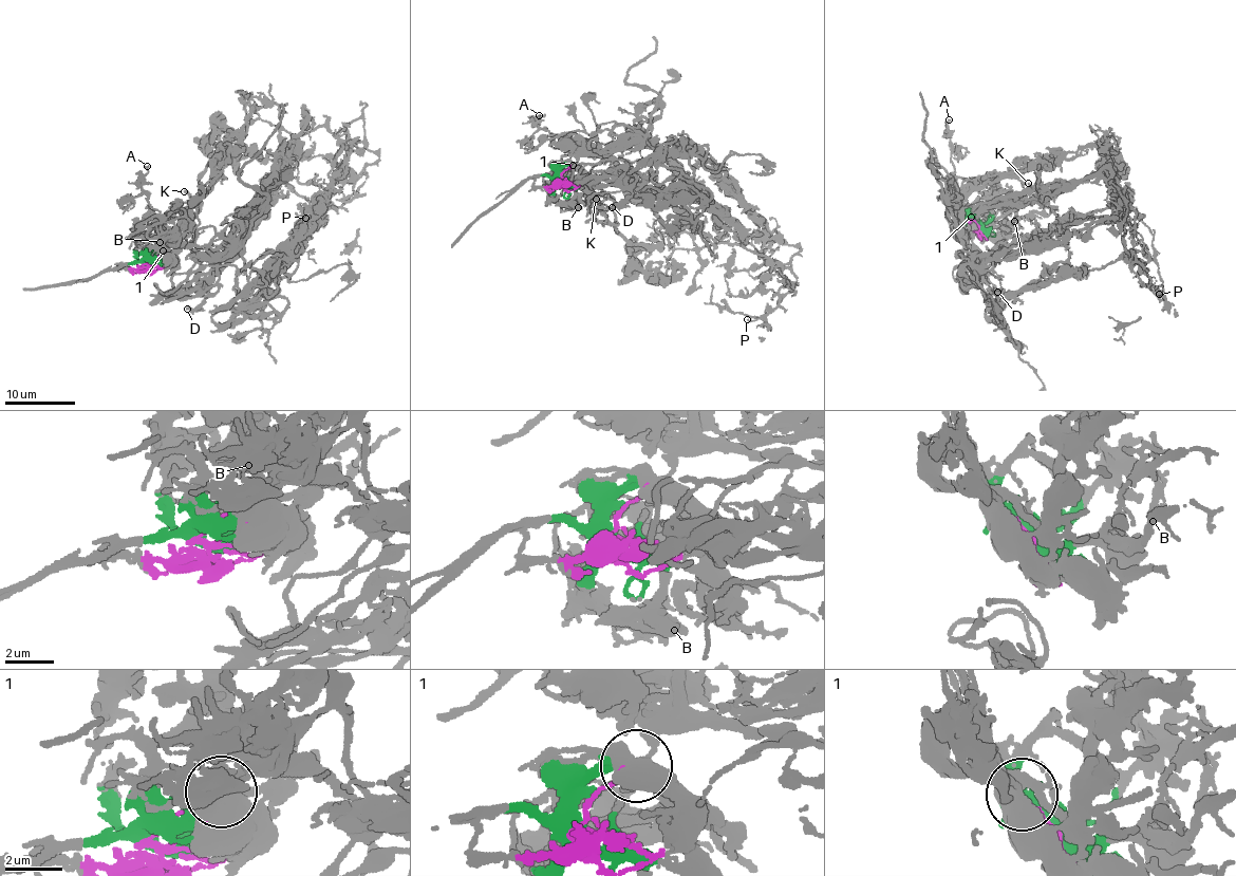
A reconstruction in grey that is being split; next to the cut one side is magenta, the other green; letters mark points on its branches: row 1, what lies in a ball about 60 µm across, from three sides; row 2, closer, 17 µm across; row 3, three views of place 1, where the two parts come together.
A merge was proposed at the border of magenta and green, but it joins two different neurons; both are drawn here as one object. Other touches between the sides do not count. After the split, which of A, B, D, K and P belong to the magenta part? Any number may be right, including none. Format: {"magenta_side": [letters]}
{"magenta_side": ["A", "D", "P"]}

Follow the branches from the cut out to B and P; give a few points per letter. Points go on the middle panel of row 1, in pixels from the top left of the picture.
B: (561, 181), (551, 197), (568, 207), (578, 208)
P: (561, 181), (580, 157), (597, 154), (649, 159), (655, 183), (680, 178), (787, 281), (760, 319), (746, 319)

